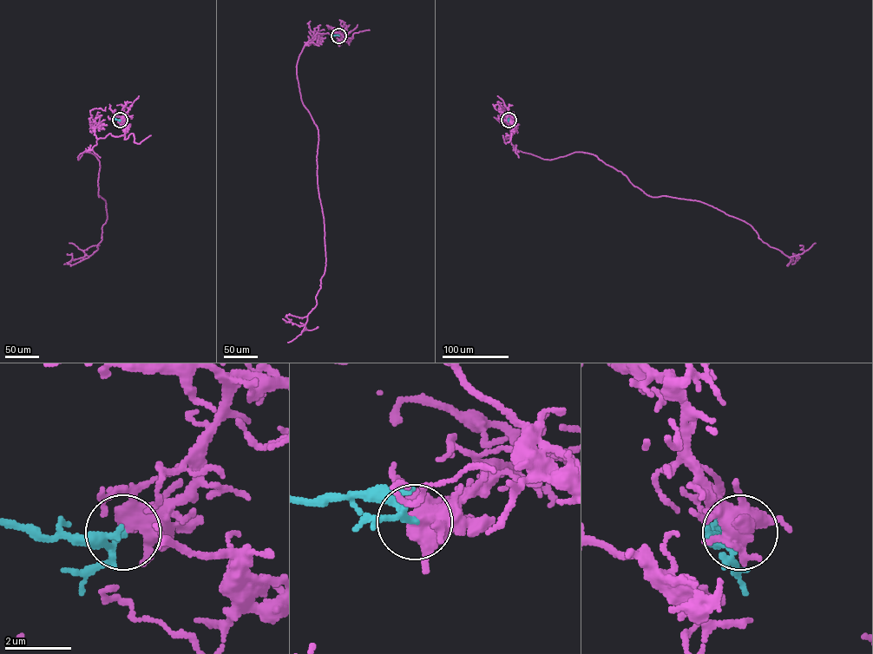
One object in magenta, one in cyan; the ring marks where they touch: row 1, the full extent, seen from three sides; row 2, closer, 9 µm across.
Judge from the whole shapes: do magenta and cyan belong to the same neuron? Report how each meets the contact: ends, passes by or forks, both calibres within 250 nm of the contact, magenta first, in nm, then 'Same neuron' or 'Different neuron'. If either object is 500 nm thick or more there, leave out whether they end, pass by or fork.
At the ring magenta forks. At the ring cyan passes by. Thickness 480 nm (magenta) against 150 nm. Same neuron

